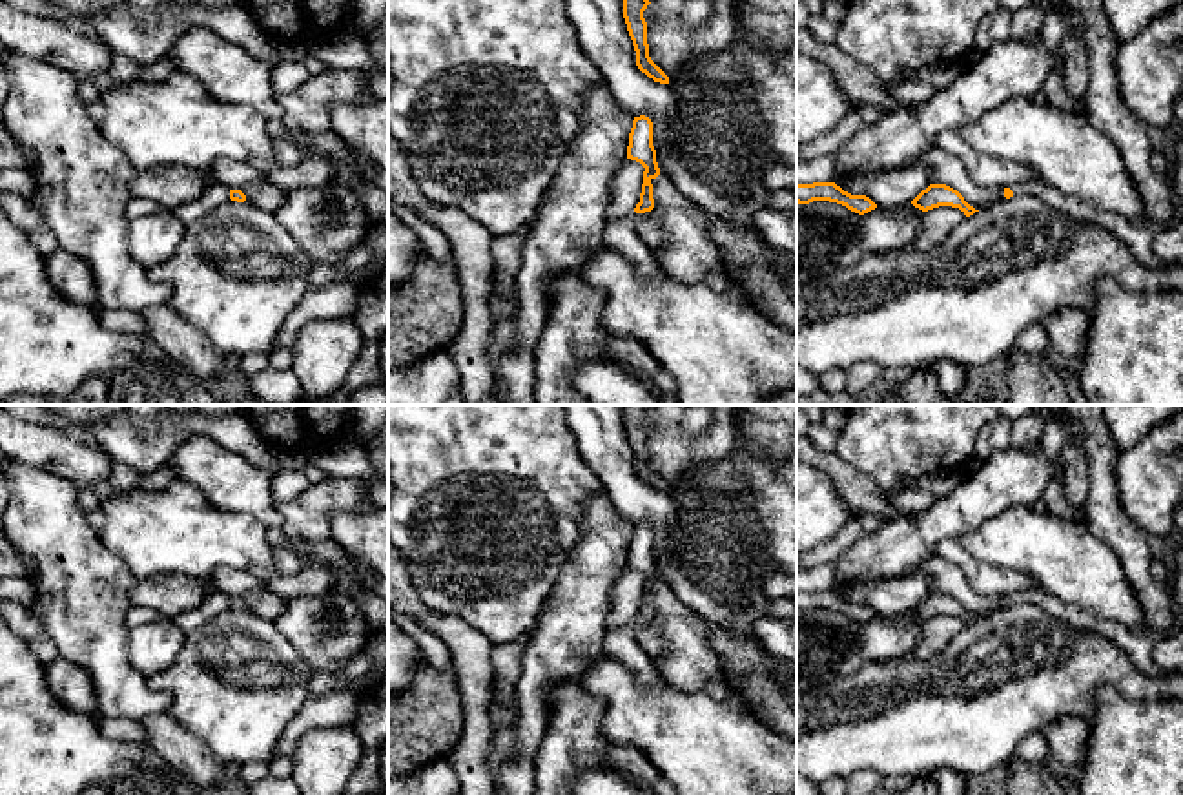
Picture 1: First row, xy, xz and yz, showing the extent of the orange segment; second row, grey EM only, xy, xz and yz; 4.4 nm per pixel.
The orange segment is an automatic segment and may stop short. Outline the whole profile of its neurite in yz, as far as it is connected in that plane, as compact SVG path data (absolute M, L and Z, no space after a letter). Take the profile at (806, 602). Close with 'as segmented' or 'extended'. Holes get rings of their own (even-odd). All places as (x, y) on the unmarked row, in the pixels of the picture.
M835 591L797 593L797 611L809 613L813 609L837 611L859 624L864 624L877 616L877 613L869 605L851 604Z; as segmented

